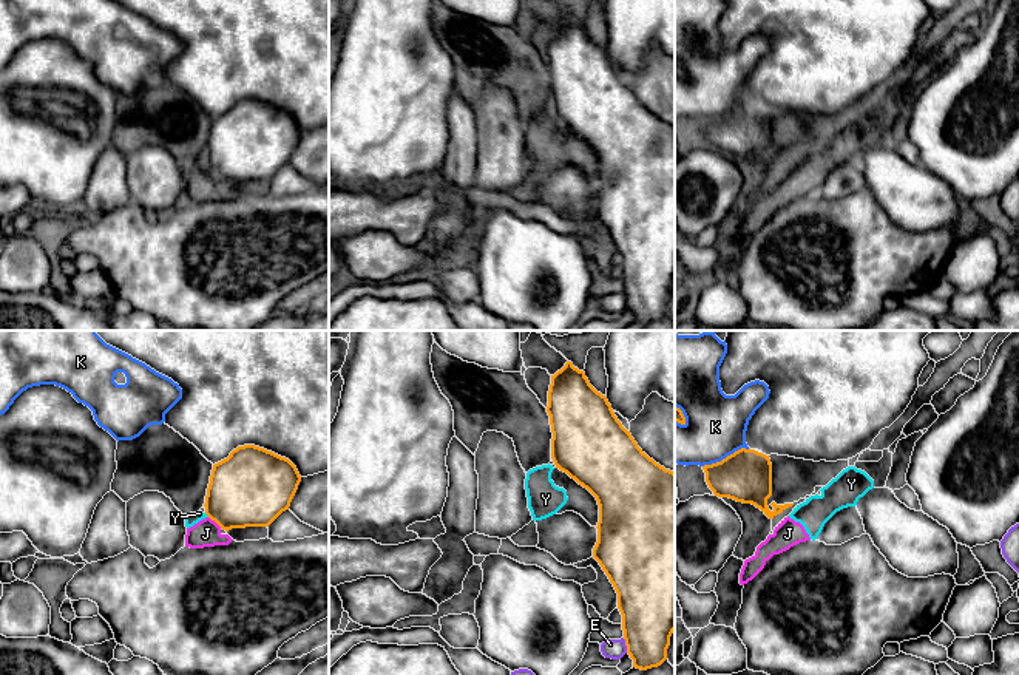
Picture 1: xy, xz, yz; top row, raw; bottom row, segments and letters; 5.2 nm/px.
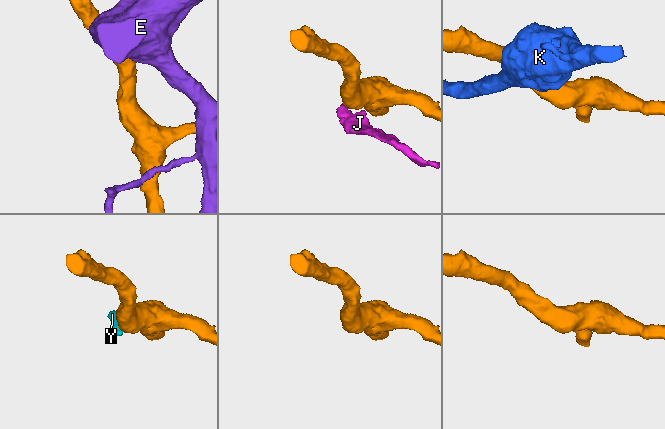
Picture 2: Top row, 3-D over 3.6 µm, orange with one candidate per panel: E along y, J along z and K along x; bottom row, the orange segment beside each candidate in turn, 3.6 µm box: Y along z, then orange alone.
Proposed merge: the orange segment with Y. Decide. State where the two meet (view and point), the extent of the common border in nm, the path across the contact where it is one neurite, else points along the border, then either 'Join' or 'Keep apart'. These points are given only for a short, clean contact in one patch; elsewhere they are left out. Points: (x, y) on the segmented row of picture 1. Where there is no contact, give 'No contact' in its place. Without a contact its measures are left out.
Touches orange at xy (207, 515). Shared border 40 nm. Boundary: xy (204, 513), (209, 516). Keep apart

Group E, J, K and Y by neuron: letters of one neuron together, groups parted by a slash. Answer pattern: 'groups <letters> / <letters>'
groups E / J Y / K

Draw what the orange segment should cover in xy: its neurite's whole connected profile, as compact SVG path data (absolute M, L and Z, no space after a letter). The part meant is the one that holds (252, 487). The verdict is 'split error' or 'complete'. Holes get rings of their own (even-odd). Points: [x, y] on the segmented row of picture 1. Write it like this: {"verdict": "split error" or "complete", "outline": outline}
{"verdict": "complete", "outline": "M255 445L238 446L213 465L205 514L225 531L269 527L289 510L300 482L289 459Z"}

